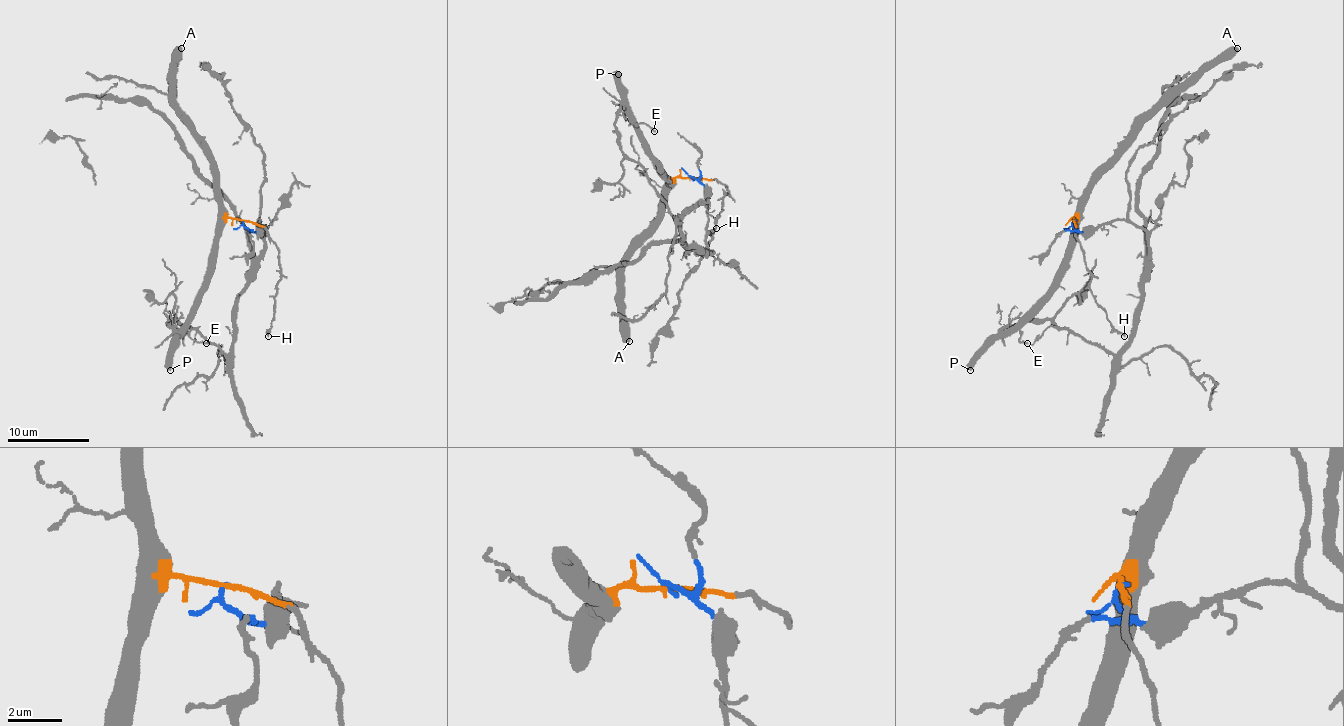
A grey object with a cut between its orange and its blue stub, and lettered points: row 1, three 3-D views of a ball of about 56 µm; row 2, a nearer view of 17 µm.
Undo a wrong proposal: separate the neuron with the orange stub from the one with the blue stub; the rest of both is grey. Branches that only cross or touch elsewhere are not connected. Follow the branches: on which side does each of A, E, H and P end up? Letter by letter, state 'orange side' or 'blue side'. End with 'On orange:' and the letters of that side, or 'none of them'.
A: orange side
E: orange side
H: orange side
P: orange side
On orange: A, E, H, P

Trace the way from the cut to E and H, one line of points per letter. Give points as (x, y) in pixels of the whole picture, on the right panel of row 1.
E: (1074, 221), (1068, 260), (1058, 289), (1023, 326), (1019, 340), (1027, 344)
H: (1074, 221), (1090, 275), (1092, 297), (1104, 309), (1107, 319), (1125, 336)

